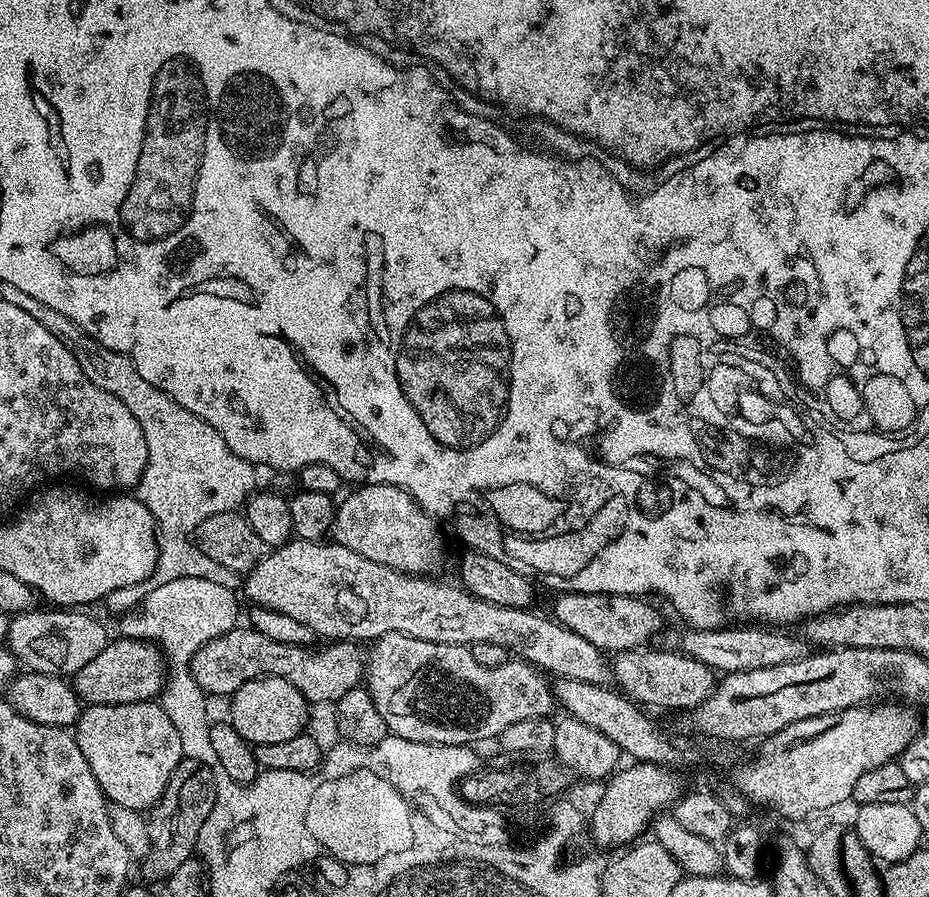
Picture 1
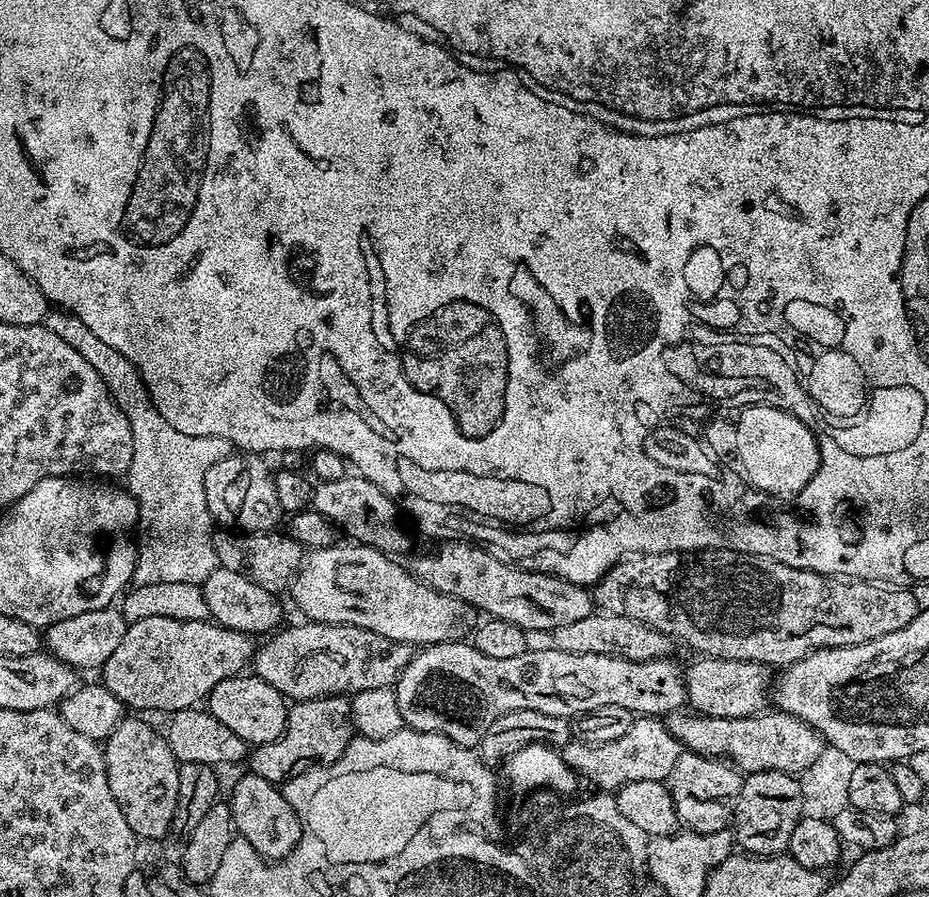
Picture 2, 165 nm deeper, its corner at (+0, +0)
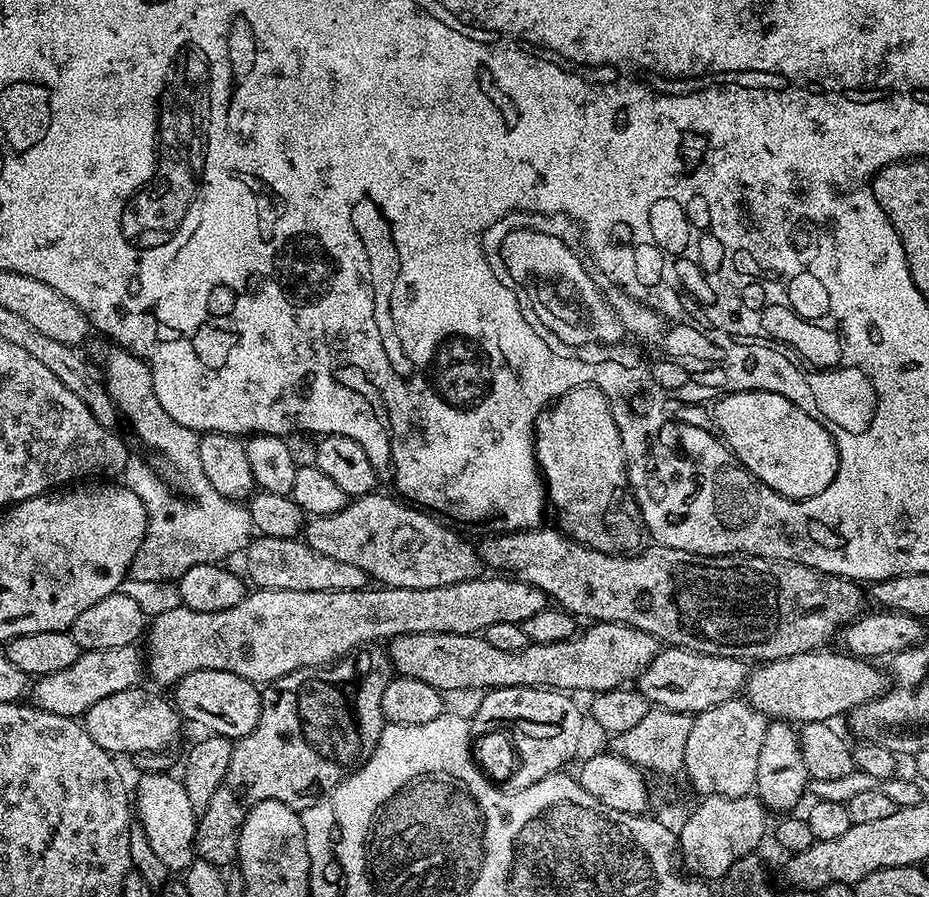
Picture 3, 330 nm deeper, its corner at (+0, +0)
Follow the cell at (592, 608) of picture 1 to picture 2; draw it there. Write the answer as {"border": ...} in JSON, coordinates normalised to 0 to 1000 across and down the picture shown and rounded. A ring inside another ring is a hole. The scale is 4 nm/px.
{"border":[[[479,601],[474,605],[466,615],[454,616],[441,629],[443,641],[476,662],[484,662],[498,673],[507,673],[509,679],[517,681],[518,678],[522,688],[553,693],[553,698],[562,698],[569,707],[593,707],[601,702],[601,698],[622,693],[639,681],[638,666],[628,651],[615,651],[591,639],[572,638],[541,629],[522,611],[498,601]]]}

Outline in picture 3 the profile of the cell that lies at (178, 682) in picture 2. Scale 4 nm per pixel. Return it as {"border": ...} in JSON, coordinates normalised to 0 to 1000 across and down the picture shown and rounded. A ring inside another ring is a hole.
{"border":[[[525,640],[520,644],[511,647],[498,647],[489,649],[484,653],[467,653],[466,656],[420,656],[417,653],[397,653],[386,660],[335,660],[334,658],[291,658],[290,656],[276,656],[264,663],[256,676],[248,680],[235,680],[234,682],[214,682],[200,677],[192,677],[183,680],[179,685],[170,685],[163,688],[157,700],[157,749],[168,763],[181,763],[188,765],[200,751],[209,751],[209,747],[243,747],[265,756],[270,763],[277,765],[287,765],[293,759],[304,756],[308,751],[318,749],[320,745],[339,745],[341,742],[353,742],[358,738],[380,728],[389,720],[399,719],[402,716],[418,716],[424,709],[436,709],[437,707],[454,707],[455,705],[488,705],[498,709],[511,709],[519,707],[523,698],[532,698],[532,693],[553,693],[561,696],[566,693],[566,689],[572,689],[574,685],[579,685],[583,679],[591,677],[592,666],[583,658],[571,653],[566,649],[557,647],[544,640]]]}

